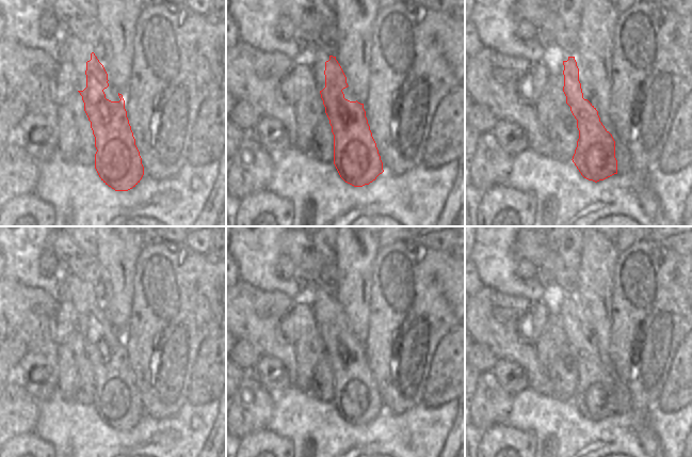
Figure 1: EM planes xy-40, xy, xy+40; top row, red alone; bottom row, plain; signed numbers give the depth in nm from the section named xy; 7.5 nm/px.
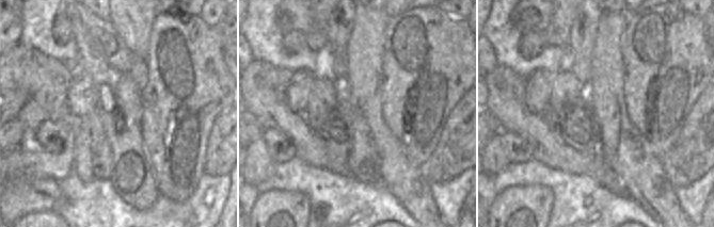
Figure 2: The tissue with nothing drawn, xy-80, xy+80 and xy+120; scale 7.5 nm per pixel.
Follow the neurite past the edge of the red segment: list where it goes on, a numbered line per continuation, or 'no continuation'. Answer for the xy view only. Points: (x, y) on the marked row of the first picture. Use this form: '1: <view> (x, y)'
no continuation

